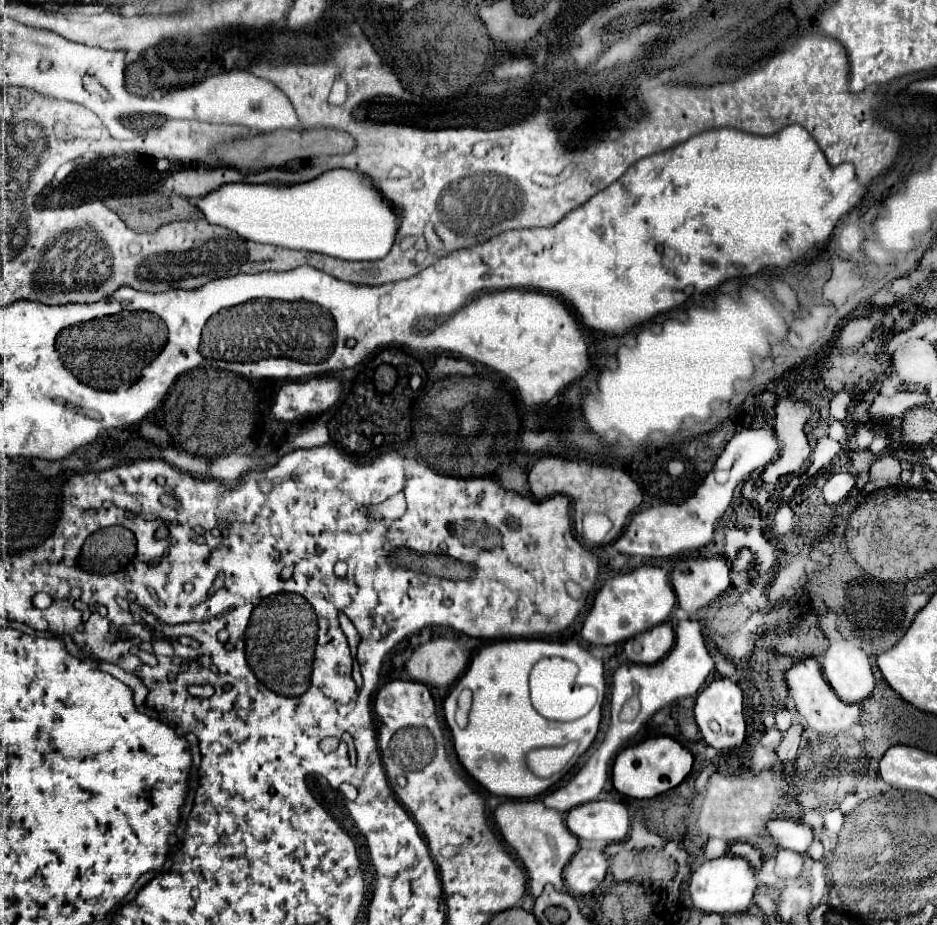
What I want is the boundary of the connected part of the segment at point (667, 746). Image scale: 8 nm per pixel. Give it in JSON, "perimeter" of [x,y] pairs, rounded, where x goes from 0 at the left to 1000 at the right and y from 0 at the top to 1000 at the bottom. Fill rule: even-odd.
{"perimeter":[[[697,797],[663,812],[654,825],[654,849],[661,857],[678,864],[695,864],[728,846],[737,836],[740,816],[718,797]]]}

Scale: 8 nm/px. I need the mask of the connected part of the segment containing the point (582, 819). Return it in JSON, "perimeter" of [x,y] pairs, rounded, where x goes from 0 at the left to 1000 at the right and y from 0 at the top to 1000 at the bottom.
{"perimeter":[[[633,866],[605,879],[607,898],[624,909],[665,909],[671,901],[671,879],[661,866]]]}

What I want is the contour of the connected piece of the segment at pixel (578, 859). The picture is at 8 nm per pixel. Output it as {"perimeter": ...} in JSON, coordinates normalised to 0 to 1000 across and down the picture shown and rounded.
{"perimeter":[[[622,914],[603,935],[601,950],[605,963],[612,968],[626,968],[637,963],[648,946],[648,926],[641,918]]]}

